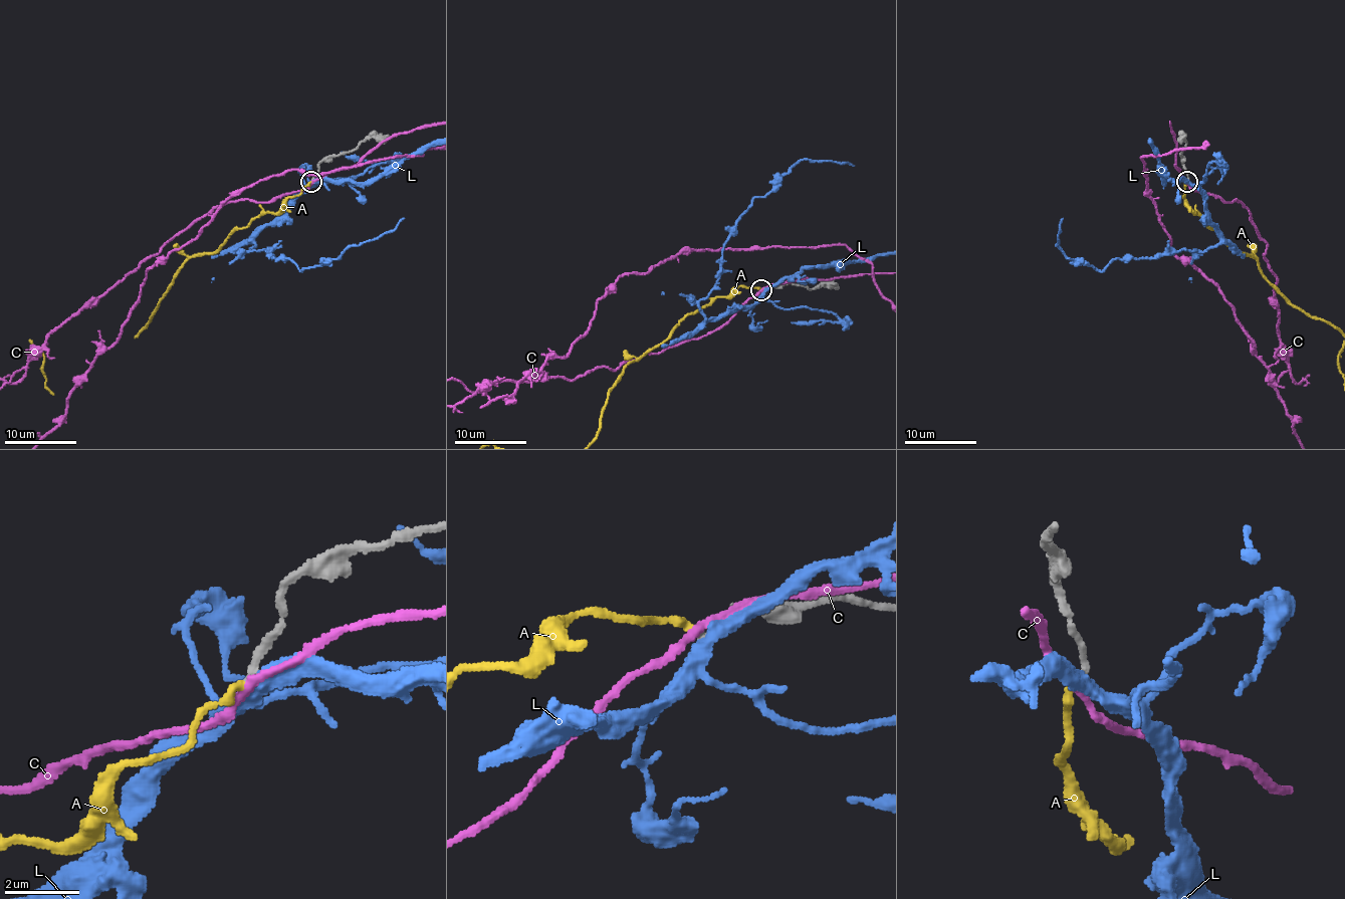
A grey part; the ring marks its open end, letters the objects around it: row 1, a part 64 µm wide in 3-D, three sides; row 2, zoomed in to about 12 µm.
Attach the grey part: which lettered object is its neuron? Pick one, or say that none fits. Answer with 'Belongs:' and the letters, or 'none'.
Belongs: A

